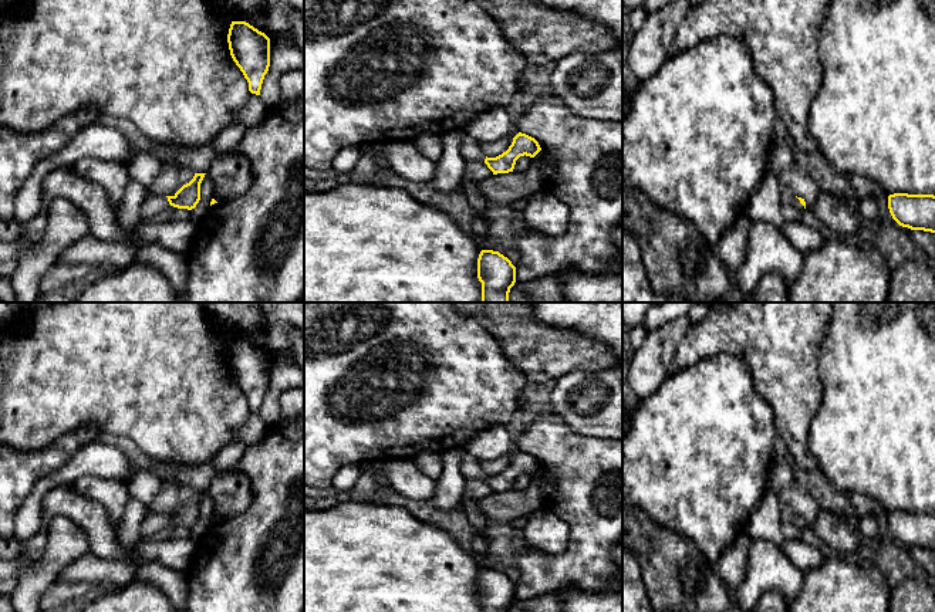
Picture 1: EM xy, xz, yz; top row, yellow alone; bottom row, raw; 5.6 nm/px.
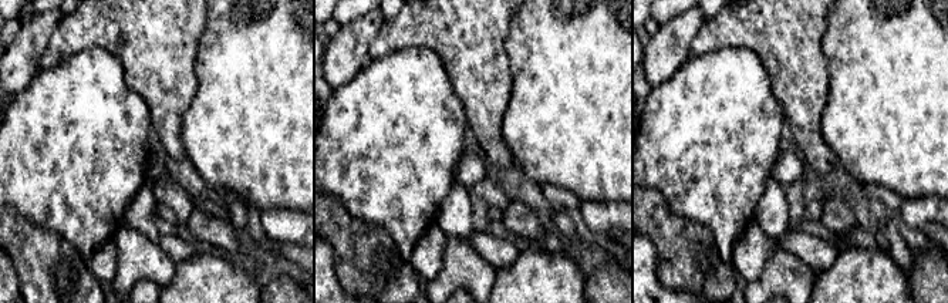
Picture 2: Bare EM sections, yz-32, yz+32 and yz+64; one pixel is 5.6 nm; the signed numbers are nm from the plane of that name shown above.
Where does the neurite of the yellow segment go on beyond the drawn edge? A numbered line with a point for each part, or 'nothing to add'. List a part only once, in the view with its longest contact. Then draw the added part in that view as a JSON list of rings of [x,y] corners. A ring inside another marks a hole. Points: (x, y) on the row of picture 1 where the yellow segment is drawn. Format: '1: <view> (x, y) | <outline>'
nothing to add

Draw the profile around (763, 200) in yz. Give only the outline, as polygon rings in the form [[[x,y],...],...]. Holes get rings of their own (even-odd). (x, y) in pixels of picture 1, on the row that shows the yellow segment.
[[[767,170],[753,189],[745,213],[750,220],[763,220],[782,229],[786,220],[782,213],[780,199],[780,176]]]

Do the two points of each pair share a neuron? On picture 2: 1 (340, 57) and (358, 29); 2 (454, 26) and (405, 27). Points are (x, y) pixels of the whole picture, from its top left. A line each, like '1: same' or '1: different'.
1: same
2: same

